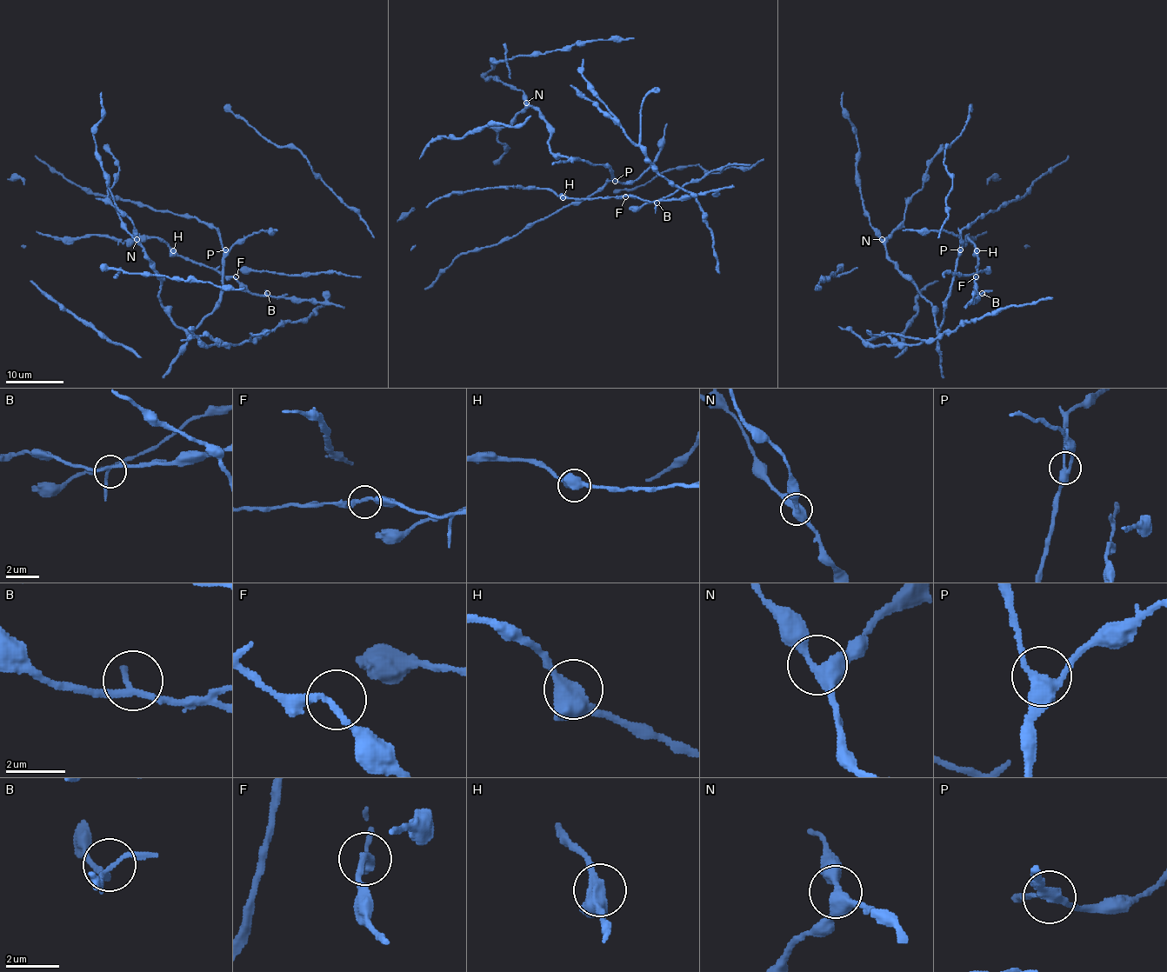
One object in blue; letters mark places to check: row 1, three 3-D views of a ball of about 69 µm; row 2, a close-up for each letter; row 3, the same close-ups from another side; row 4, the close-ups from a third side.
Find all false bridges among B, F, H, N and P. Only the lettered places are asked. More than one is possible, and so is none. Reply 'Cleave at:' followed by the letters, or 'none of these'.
Cleave at: none of these

